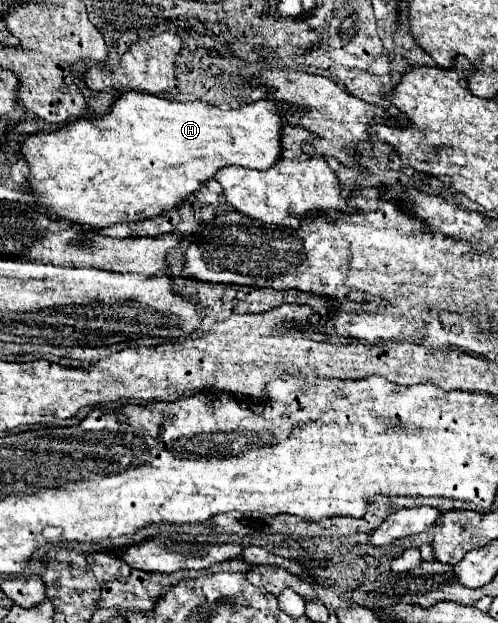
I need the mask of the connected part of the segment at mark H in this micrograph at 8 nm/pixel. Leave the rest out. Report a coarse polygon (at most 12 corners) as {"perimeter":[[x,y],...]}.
{"perimeter":[[139,91],[21,141],[37,203],[83,225],[269,169],[285,115]]}

